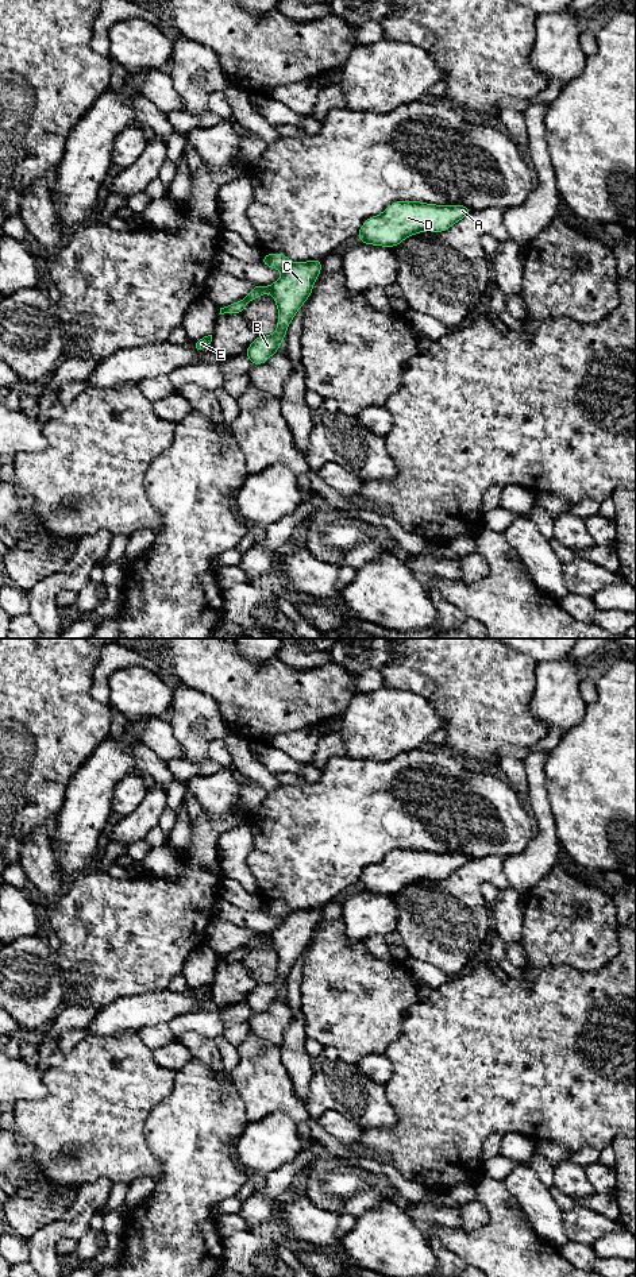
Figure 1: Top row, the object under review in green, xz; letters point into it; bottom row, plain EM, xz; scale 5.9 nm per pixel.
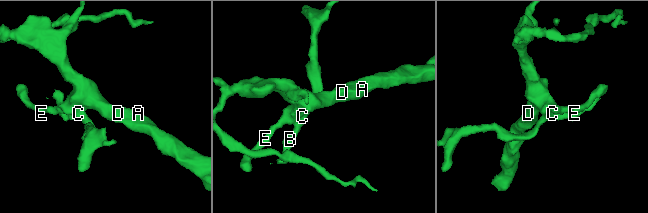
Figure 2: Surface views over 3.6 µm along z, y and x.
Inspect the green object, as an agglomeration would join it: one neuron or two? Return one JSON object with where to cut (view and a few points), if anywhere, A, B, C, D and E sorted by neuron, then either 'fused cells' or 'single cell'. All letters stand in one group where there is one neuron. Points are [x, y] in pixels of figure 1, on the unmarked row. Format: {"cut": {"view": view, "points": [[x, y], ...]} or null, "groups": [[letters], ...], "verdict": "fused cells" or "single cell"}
{"cut": {"view": "xz", "points": [[293, 911], [284, 921]]}, "groups": [["A", "D", "E"], ["B", "C"]], "verdict": "fused cells"}

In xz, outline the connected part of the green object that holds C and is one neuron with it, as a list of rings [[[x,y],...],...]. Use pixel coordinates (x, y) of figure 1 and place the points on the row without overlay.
[[[321,907],[293,911],[284,923],[270,933],[278,956],[278,972],[273,983],[259,983],[246,998],[251,1012],[263,1012],[278,1000],[286,976],[297,958],[312,942],[315,927],[320,923]]]

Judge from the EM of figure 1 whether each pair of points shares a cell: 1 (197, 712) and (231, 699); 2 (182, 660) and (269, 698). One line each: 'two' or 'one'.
1: two
2: one

